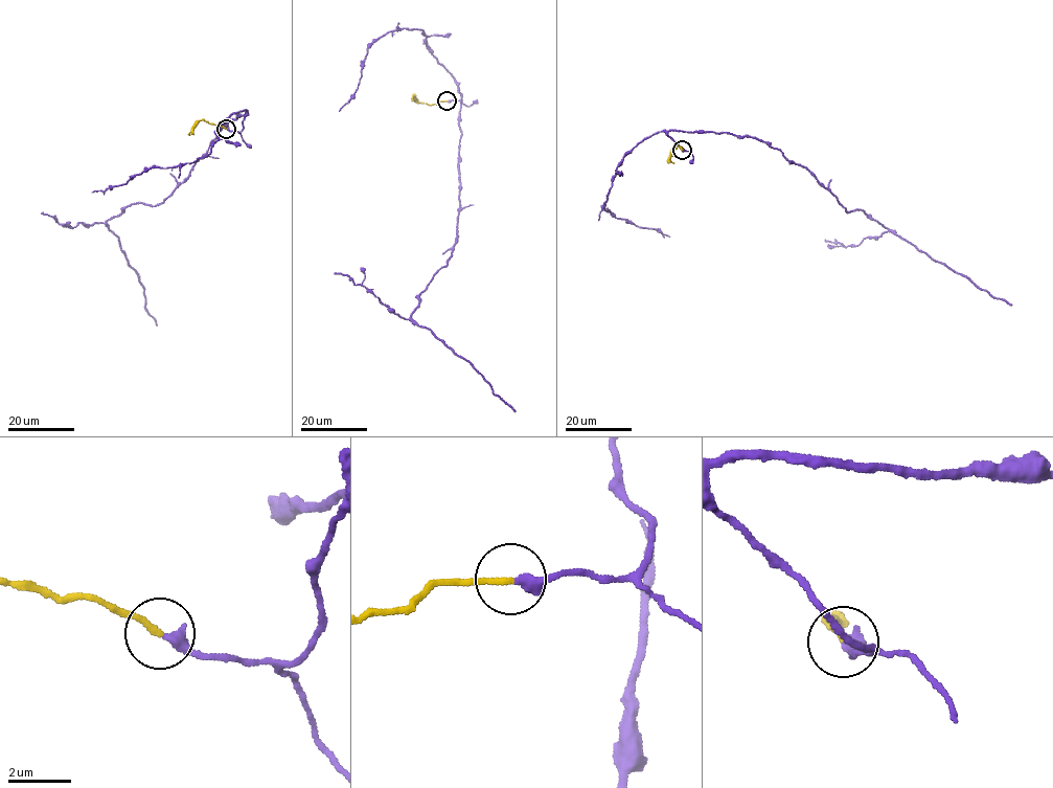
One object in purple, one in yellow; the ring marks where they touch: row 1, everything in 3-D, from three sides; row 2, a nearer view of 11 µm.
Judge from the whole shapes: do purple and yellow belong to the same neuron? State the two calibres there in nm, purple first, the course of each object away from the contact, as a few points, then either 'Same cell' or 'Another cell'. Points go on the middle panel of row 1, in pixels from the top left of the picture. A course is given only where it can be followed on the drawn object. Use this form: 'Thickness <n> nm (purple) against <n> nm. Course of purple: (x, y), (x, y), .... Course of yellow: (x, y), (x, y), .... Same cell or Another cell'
Thickness 400 nm (purple) against 200 nm. Course of purple: (448, 100), (461, 99), (458, 84), (457, 241), (410, 318), (470, 363), (516, 411). Course of yellow: (447, 100), (431, 105), (419, 103), (412, 97), (413, 100). Same cell

